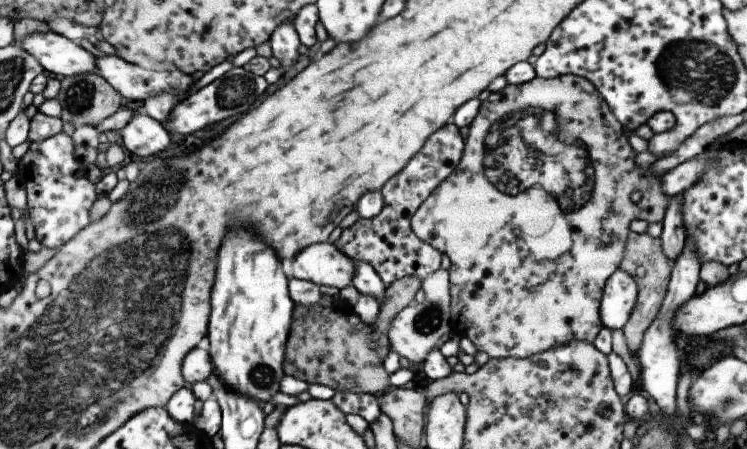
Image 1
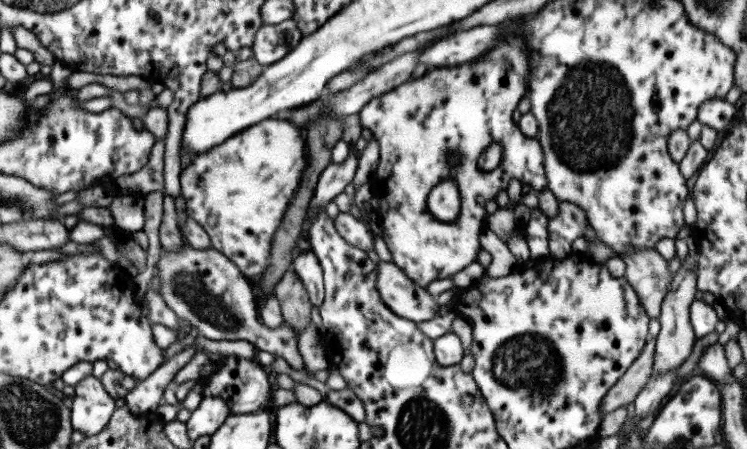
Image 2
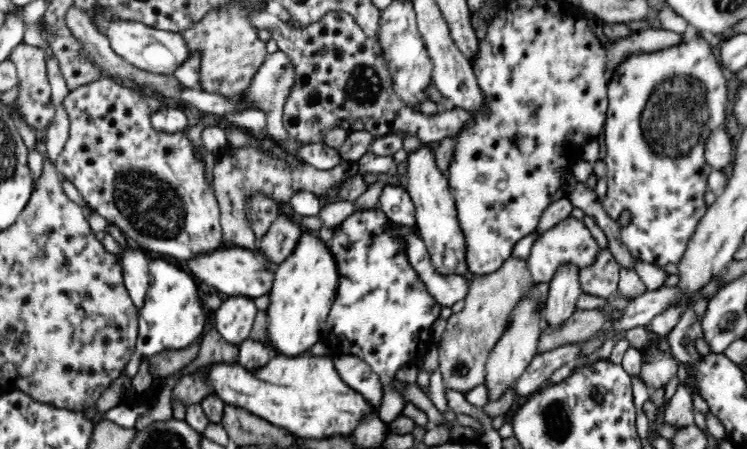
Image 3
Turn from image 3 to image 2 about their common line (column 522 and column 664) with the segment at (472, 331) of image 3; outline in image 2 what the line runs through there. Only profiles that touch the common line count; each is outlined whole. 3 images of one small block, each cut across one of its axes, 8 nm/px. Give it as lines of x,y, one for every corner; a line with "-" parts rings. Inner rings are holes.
654,248
629,249
618,257
625,263
623,277
636,292
648,318
658,318
660,302
671,282
667,261

